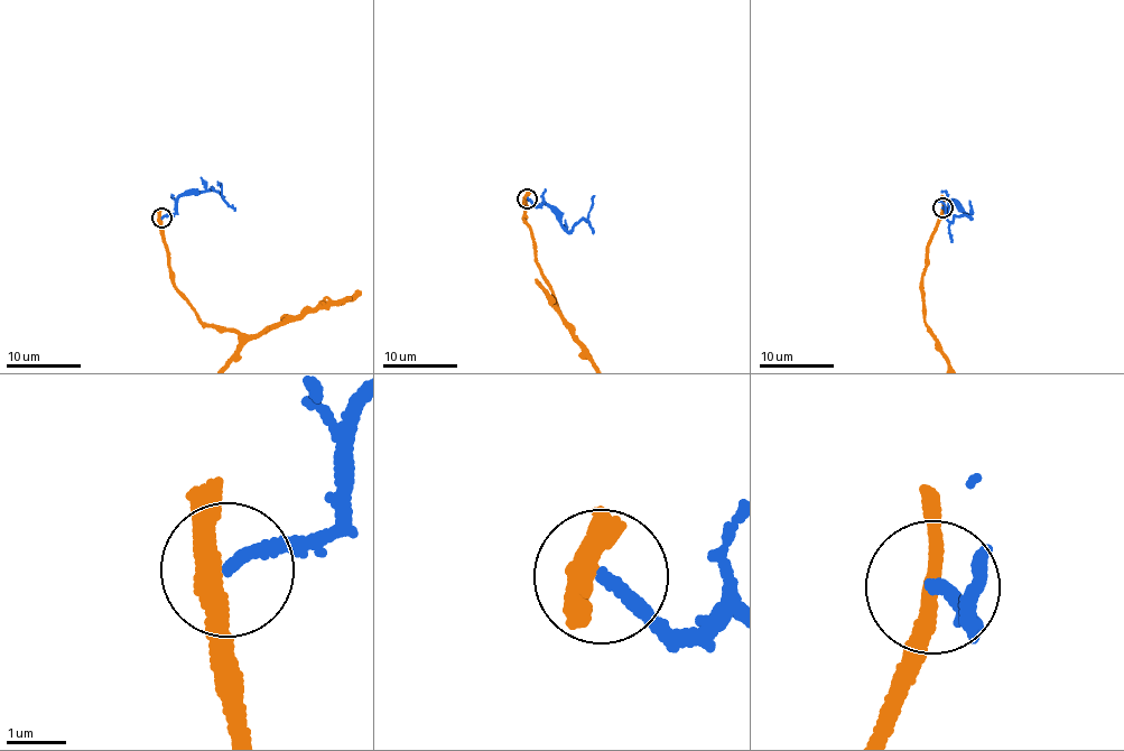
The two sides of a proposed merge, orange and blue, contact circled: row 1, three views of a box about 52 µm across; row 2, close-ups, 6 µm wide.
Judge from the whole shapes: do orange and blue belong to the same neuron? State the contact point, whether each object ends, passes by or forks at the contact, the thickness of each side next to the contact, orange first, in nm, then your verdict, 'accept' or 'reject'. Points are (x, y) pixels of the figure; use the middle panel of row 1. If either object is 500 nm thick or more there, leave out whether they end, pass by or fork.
place (527, 198); orange passes by; blue ends; calibres 260 and 220 nm; reject

